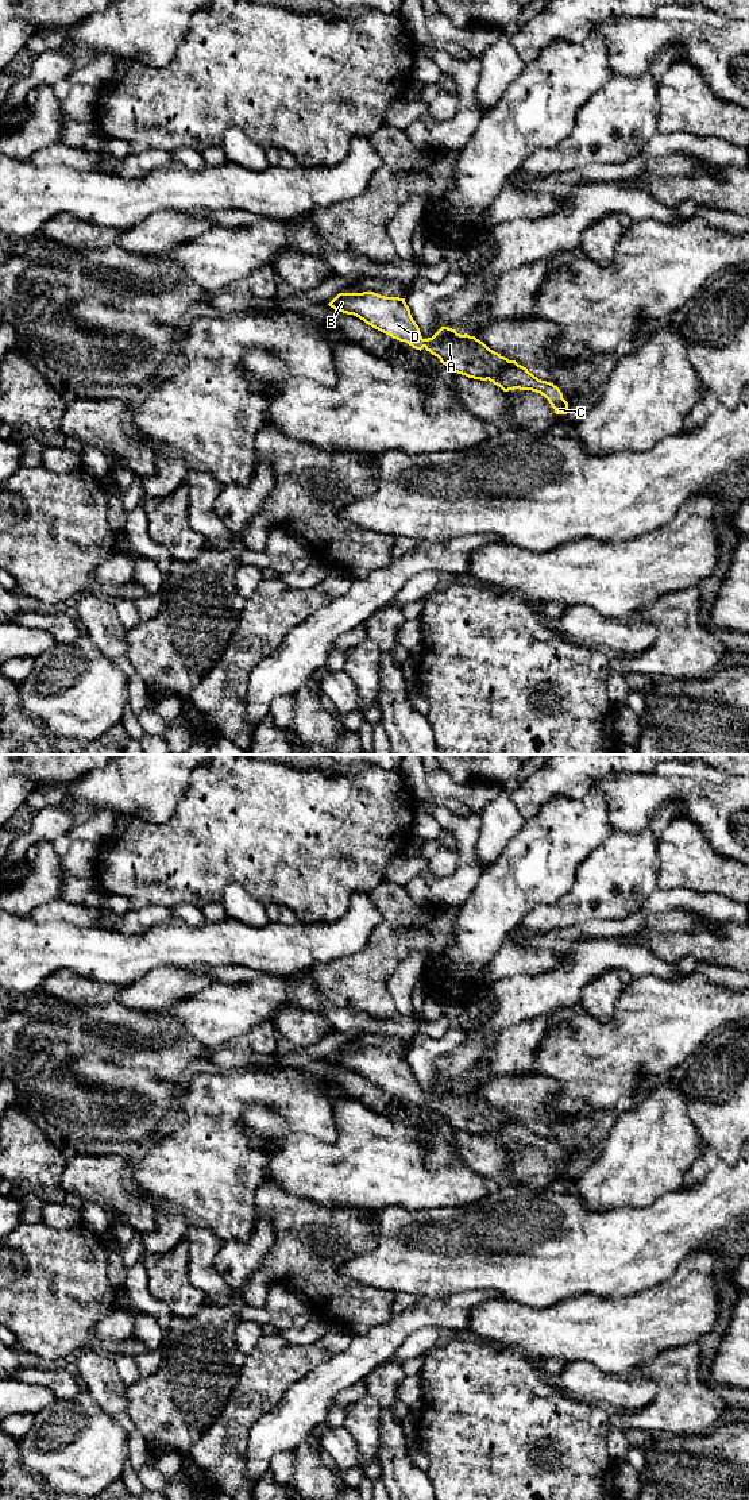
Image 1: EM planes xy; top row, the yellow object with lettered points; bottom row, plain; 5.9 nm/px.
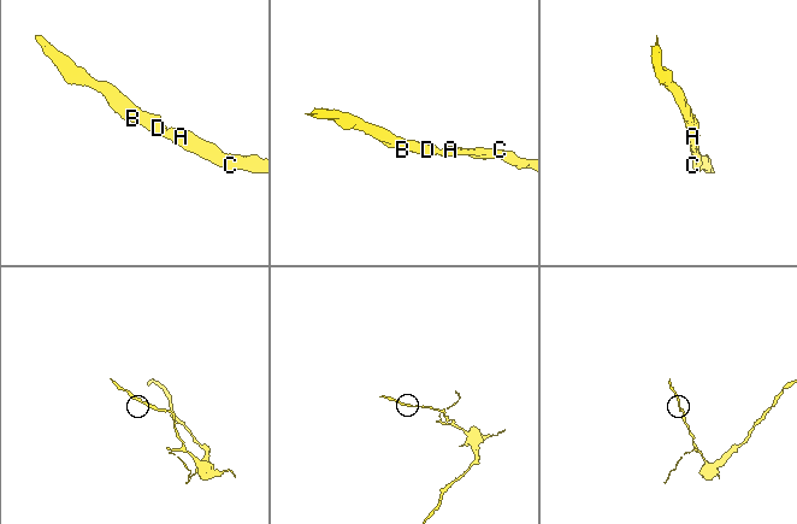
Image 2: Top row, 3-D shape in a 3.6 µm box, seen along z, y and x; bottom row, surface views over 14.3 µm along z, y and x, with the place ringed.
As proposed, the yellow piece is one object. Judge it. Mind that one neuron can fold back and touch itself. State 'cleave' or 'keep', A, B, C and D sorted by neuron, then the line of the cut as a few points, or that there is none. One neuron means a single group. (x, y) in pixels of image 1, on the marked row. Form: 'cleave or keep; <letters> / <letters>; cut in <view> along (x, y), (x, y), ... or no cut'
keep; A B C D; no cut

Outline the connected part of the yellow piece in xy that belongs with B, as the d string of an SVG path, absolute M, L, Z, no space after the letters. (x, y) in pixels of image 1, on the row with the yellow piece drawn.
M374 292L339 293L328 305L337 312L359 317L416 350L425 348L453 373L480 381L489 379L503 392L520 389L540 393L556 414L568 413L568 402L557 386L538 379L526 367L490 350L475 336L441 327L432 338L424 339L405 298L385 297Z

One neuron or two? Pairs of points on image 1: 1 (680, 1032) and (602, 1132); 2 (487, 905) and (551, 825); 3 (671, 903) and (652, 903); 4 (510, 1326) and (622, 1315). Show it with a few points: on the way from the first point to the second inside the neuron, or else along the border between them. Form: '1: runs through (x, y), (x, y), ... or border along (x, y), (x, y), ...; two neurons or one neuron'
1: border along (616, 1103), (607, 1107), (587, 1107), (585, 1110); two neurons
2: runs through (508, 885), (547, 845); one neuron
3: runs through (667, 903), (656, 903); one neuron
4: runs through (539, 1326), (594, 1326); one neuron

